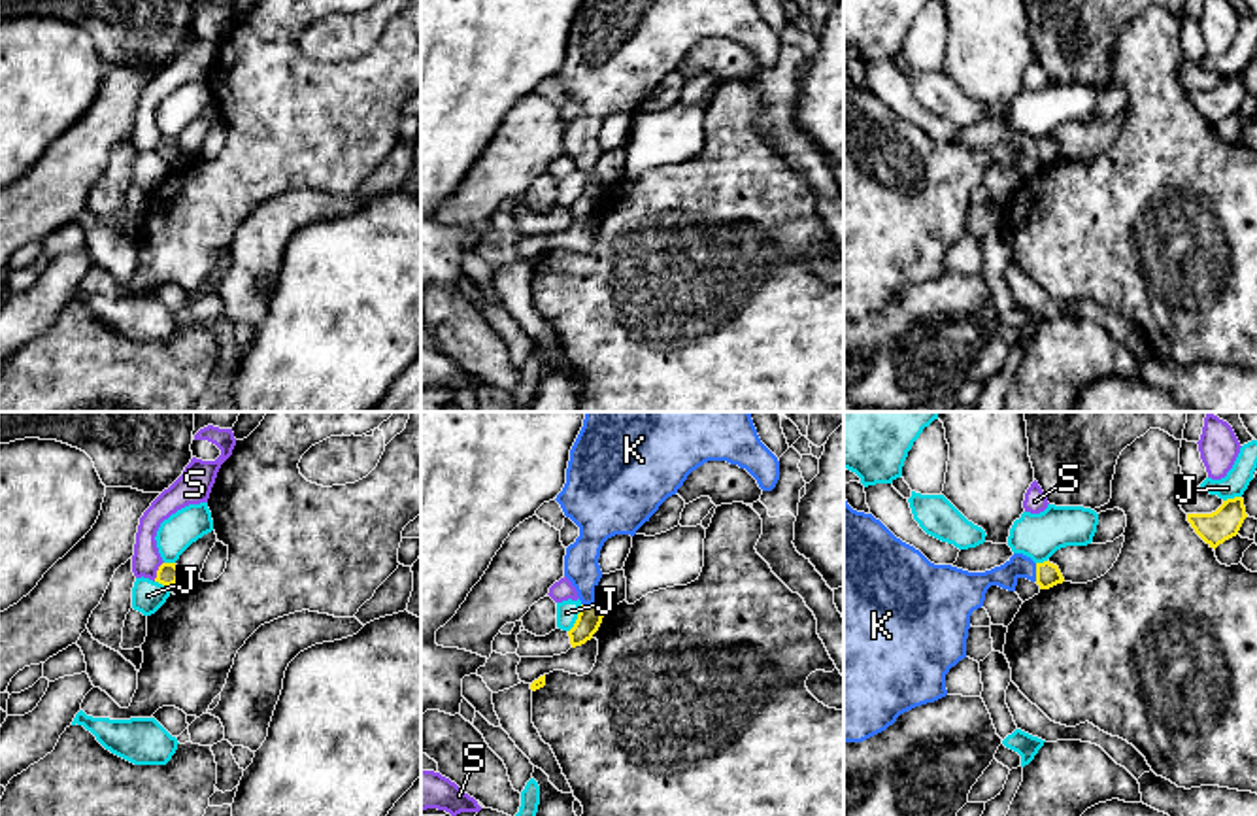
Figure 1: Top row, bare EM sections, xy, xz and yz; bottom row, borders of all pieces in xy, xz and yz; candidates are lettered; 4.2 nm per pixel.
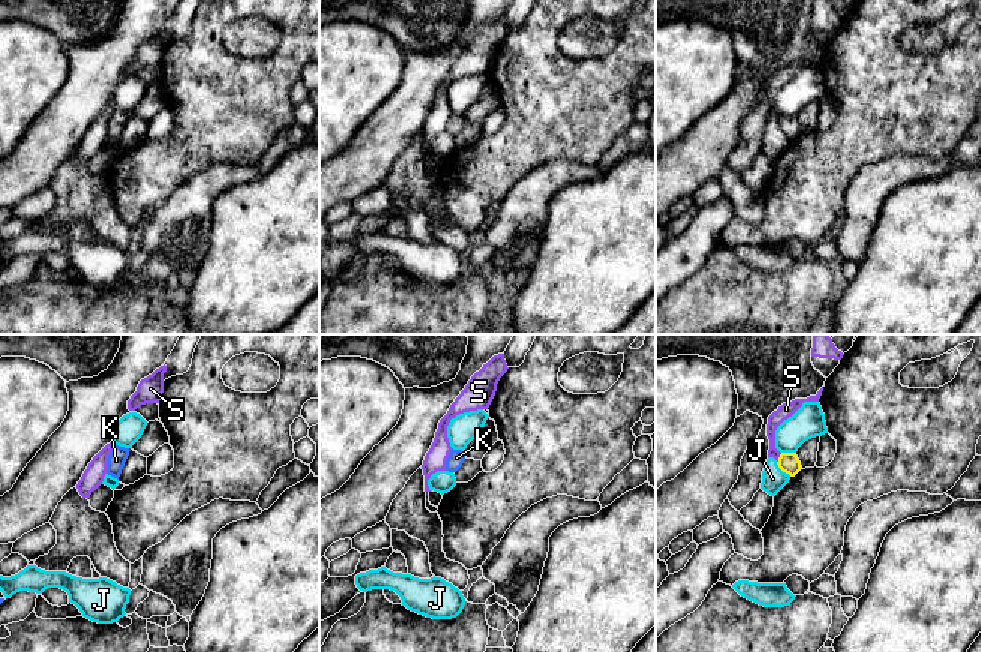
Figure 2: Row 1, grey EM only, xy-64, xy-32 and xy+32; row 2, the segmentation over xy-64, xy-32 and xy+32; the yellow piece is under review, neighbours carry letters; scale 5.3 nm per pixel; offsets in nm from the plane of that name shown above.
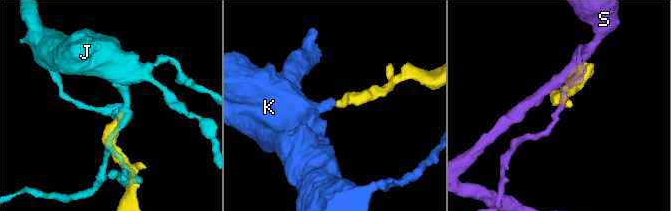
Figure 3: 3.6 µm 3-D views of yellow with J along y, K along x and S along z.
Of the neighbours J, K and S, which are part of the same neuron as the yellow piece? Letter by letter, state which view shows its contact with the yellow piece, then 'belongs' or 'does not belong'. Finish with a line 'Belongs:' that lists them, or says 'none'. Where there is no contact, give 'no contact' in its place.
J: meets yellow in xz; does not belong
K: meets yellow in yz; belongs
S: meets yellow in xy; does not belong
Belongs: K

